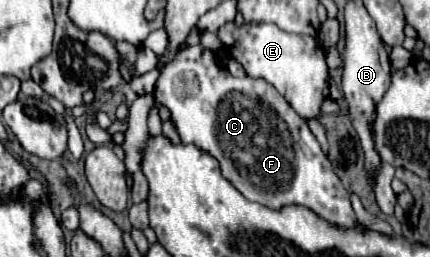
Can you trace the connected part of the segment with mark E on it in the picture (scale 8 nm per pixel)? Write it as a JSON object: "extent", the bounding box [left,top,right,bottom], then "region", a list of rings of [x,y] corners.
{"extent":[218,22,328,120],"region":[[[226,22],[218,28],[218,40],[222,42],[224,52],[244,66],[250,78],[264,78],[270,82],[302,116],[304,120],[316,118],[322,102],[322,90],[328,82],[328,64],[326,52],[318,44],[314,36],[300,36],[280,30],[276,24],[252,24],[244,22],[236,26],[234,22]]]}

